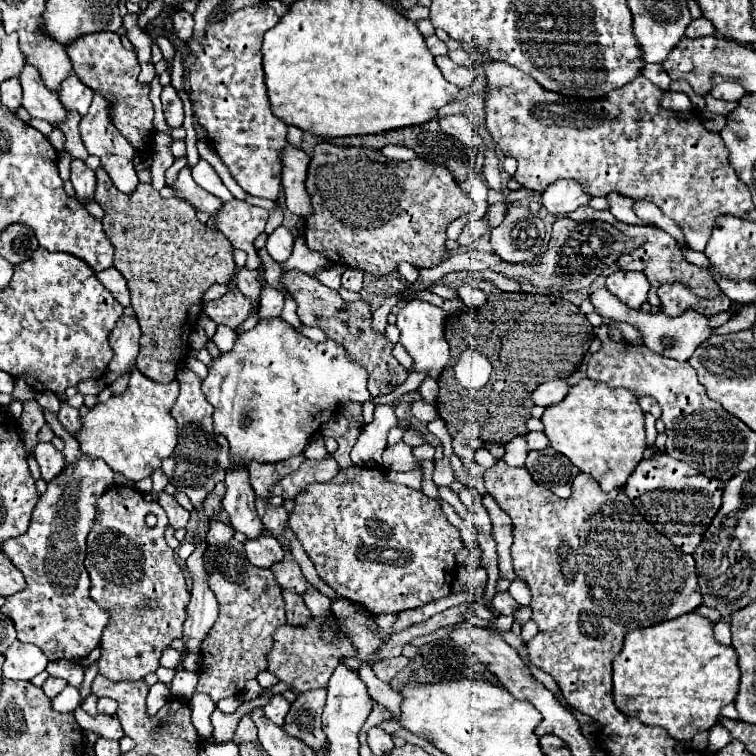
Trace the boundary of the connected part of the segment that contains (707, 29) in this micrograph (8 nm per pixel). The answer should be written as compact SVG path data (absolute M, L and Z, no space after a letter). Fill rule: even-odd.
M706 18L692 20L690 26L686 28L686 36L688 38L702 38L702 36L712 36L712 34L714 34L714 26Z

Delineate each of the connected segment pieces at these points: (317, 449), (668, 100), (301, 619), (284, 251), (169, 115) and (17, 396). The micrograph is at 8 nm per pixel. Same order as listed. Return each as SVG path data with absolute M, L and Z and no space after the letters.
M316 434L316 436L310 440L310 444L306 446L304 454L306 454L308 458L312 458L312 460L320 460L320 458L326 458L326 456L328 456L328 452L326 452L326 448L324 448L324 438L322 438L322 434Z
M668 92L662 100L660 100L660 106L666 106L666 108L670 108L670 110L686 110L686 104L690 104L688 102L688 98L686 98L686 94L682 94L682 92Z
M284 590L282 596L284 596L284 602L286 602L286 618L288 618L288 624L292 624L292 626L306 624L312 614L306 608L302 596L296 594L296 592L292 592L292 590Z
M276 228L270 236L268 236L268 242L266 242L266 248L268 248L268 254L274 258L274 262L278 264L284 264L290 254L292 254L292 246L294 246L294 236L284 228Z
M164 86L162 88L162 106L164 106L164 116L166 116L166 122L170 128L180 128L182 126L182 120L184 120L184 110L182 110L182 102L176 94L176 88L174 86Z
M16 380L14 392L12 392L12 400L26 402L26 400L34 400L34 396L36 396L36 392L32 392L32 388L24 380Z

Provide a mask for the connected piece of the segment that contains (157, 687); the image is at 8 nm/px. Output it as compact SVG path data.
M156 682L154 686L150 686L150 694L146 698L146 710L148 710L148 716L156 714L164 702L170 698L170 690L162 684L162 682Z

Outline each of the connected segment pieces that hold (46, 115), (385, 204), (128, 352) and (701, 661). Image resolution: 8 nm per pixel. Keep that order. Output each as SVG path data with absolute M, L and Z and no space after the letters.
M24 64L24 70L20 72L18 80L22 84L22 106L28 110L32 118L48 120L54 126L66 120L62 102L56 98L54 92L50 92L44 86L40 72L36 72L34 66Z
M320 142L314 150L314 156L310 160L310 168L308 168L308 180L306 180L306 188L308 194L312 198L312 208L314 214L310 214L304 220L304 238L308 248L324 254L332 264L342 264L342 266L350 266L350 268L360 268L366 272L372 272L374 276L378 274L388 274L388 272L396 272L396 264L398 262L410 262L414 268L432 268L438 266L440 262L444 262L448 258L448 250L444 246L446 242L446 228L450 226L450 222L454 222L456 218L460 218L462 214L470 214L474 212L474 202L468 198L466 190L460 188L460 184L456 184L456 180L452 178L452 174L444 168L444 166L432 166L420 158L414 158L410 162L400 162L400 160L390 160L386 158L380 150L370 150L370 148L342 148L342 146L334 146L330 142Z
M128 306L124 308L124 314L118 318L110 334L110 346L114 350L114 358L102 378L106 384L112 384L124 372L130 372L134 368L138 356L138 338L140 338L140 326L136 322L134 310Z
M698 612L660 622L650 628L632 630L624 638L624 648L614 660L614 702L620 712L650 726L662 726L674 740L690 742L698 732L710 730L718 722L720 708L734 702L740 684L736 650L714 638L714 624Z

